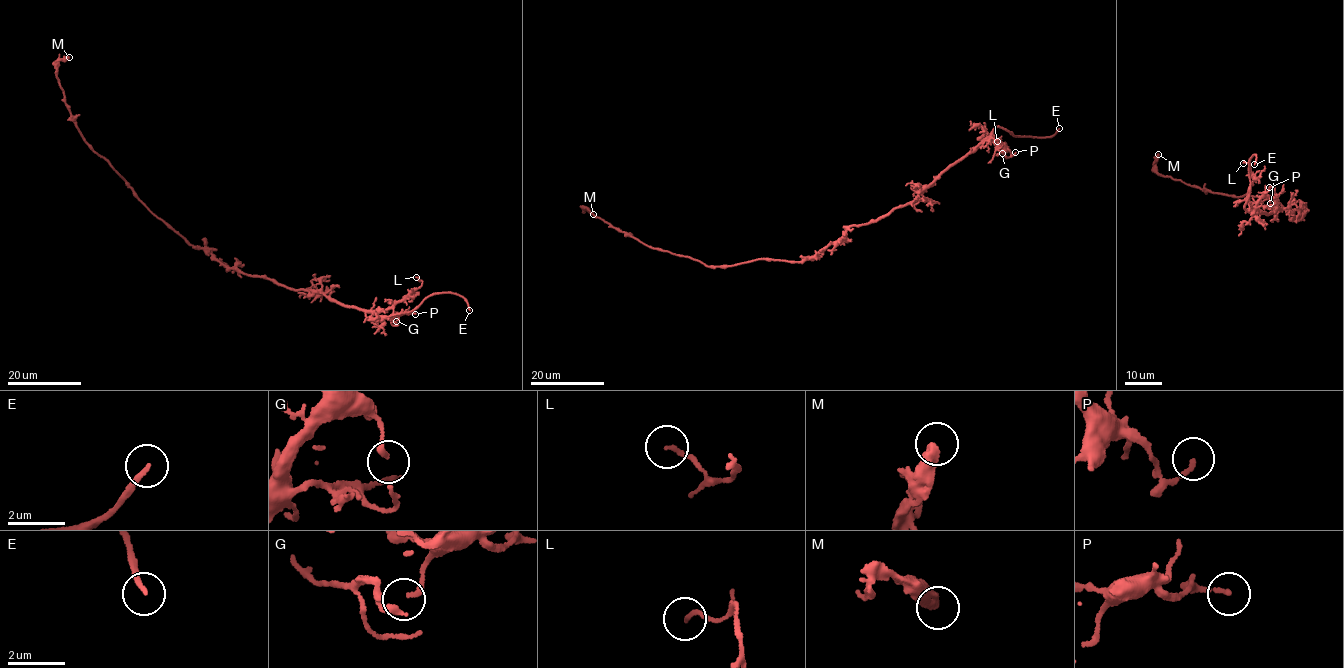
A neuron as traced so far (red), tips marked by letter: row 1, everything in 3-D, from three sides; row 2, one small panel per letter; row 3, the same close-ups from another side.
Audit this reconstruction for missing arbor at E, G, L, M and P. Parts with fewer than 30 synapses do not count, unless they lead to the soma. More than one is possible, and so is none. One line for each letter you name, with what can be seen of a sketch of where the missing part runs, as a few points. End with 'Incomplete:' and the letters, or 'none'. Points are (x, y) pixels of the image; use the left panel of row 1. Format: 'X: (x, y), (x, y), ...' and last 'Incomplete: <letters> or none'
Incomplete: E

